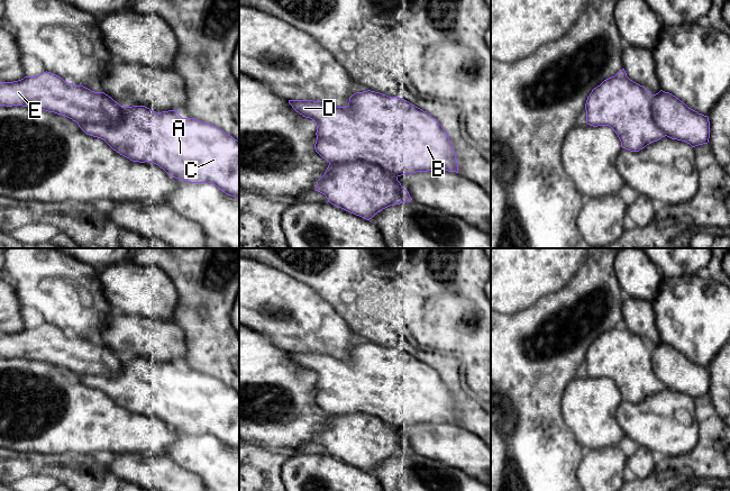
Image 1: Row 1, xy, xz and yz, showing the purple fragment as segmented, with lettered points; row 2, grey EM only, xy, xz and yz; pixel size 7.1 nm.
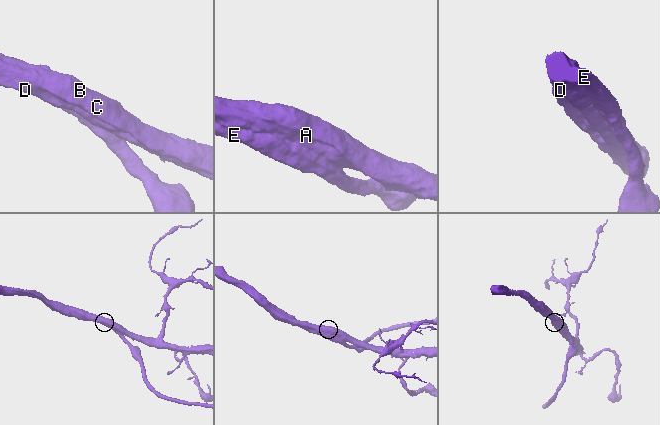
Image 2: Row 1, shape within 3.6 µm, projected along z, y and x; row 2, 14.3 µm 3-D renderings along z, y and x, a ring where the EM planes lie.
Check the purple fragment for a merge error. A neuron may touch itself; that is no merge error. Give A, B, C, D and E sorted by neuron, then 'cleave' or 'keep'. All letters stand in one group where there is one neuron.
groups A B C D / E; cleave

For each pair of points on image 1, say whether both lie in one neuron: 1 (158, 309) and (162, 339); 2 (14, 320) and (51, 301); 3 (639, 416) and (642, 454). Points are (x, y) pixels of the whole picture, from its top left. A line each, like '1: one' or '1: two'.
1: two
2: two
3: two

